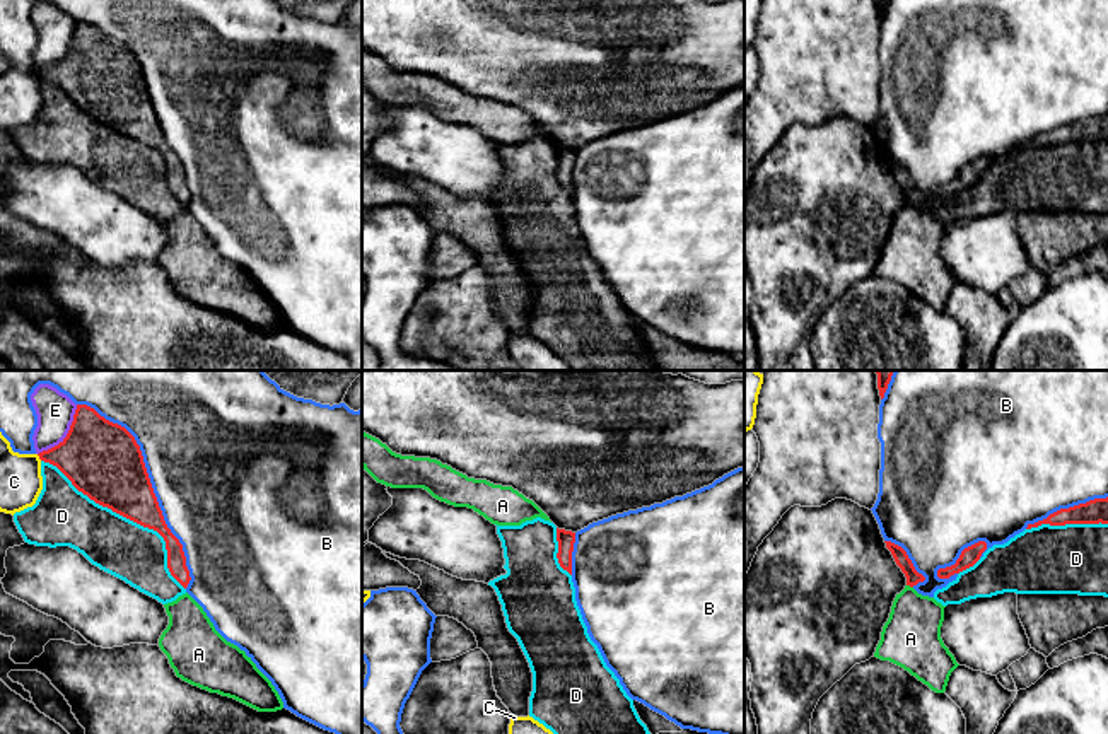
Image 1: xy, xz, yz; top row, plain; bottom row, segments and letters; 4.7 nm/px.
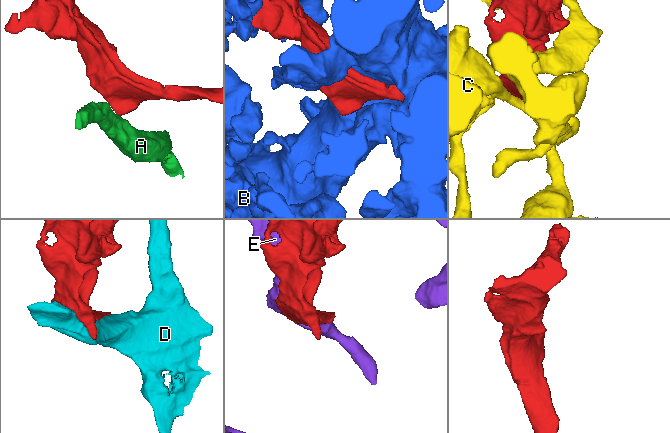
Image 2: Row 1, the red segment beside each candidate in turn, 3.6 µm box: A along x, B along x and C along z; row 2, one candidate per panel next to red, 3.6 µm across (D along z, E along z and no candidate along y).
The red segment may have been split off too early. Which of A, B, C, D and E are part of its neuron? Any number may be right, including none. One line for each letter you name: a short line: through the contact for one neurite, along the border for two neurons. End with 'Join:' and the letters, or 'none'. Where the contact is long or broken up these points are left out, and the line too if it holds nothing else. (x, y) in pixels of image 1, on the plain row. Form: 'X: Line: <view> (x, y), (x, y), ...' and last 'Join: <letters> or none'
Join: none

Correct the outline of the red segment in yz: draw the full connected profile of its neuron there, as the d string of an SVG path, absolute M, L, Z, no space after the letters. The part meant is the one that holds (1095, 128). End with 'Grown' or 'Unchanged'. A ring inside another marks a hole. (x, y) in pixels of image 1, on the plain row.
M1108 114L1094 116L1069 126L1060 126L1043 138L1028 142L1026 147L1038 145L1041 142L1065 143L1065 142L1099 142L1099 140L1108 142Z. Unchanged

